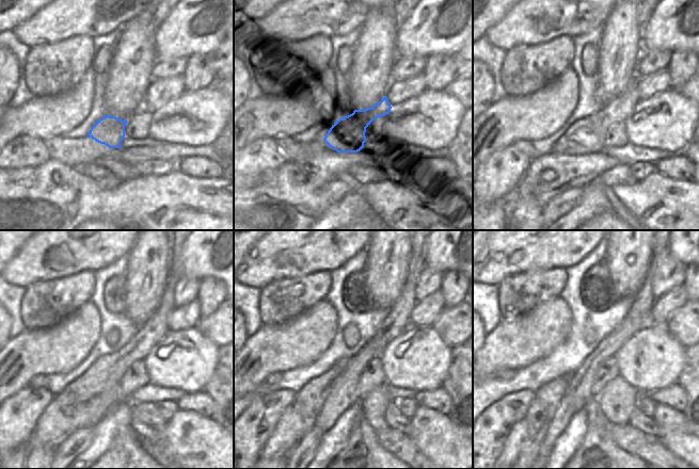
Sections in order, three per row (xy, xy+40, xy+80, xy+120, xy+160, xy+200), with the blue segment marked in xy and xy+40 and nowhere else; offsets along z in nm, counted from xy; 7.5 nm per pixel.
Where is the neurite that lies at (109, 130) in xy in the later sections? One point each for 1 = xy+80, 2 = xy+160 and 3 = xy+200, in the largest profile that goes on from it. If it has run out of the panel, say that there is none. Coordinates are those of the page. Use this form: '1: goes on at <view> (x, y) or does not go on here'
1: goes on at xy+80 (587, 134)
2: goes on at xy+160 (397, 320)
3: goes on at xy+200 (546, 400)

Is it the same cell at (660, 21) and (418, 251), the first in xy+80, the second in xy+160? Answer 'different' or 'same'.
different

